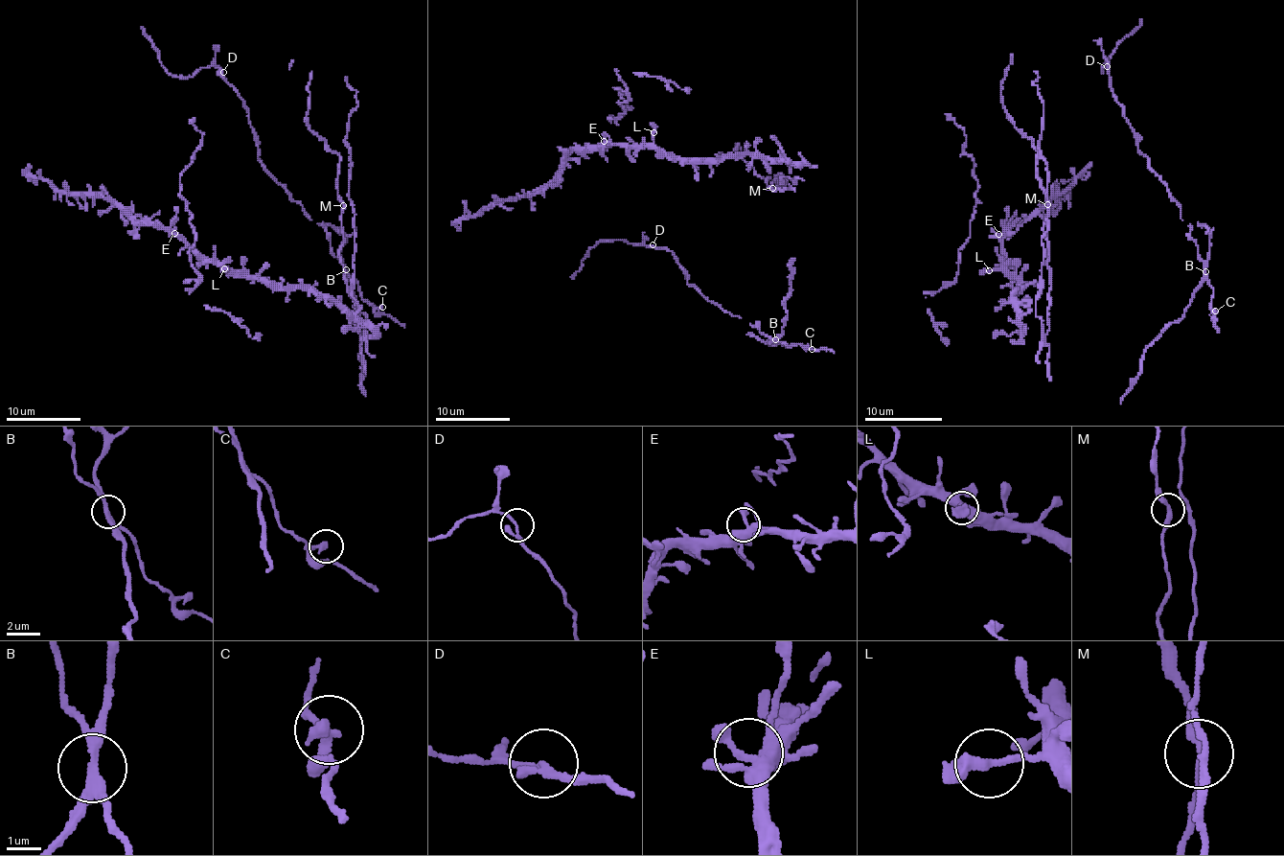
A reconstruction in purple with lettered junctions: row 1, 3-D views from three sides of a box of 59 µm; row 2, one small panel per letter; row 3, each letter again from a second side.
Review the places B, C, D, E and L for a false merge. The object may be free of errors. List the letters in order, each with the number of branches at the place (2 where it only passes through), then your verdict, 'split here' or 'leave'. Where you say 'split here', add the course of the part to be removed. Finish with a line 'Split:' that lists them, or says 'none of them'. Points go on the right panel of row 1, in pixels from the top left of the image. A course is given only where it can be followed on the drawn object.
B: 3 branches meet; split here
C: 3 branches meet; leave
D: 3 branches meet; leave
E: 3 branches meet; leave
L: 2 branches meet; leave
Split: B

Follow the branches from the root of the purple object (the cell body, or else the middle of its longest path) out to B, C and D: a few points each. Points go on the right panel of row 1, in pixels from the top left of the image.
B: (1120, 398), (1140, 371), (1144, 350), (1171, 322), (1177, 322), (1182, 316), (1205, 272)
C: (1120, 398), (1140, 371), (1144, 350), (1182, 316), (1192, 293), (1205, 280), (1213, 289), (1209, 305), (1215, 311)
D: (1120, 398), (1144, 350), (1182, 316), (1203, 263), (1180, 206), (1138, 150), (1107, 65)

